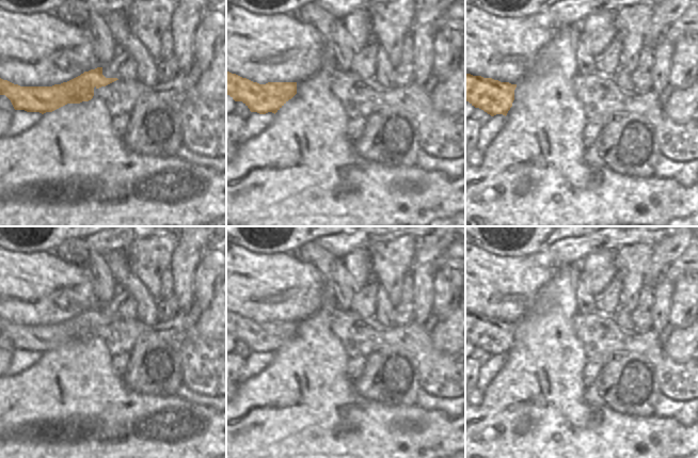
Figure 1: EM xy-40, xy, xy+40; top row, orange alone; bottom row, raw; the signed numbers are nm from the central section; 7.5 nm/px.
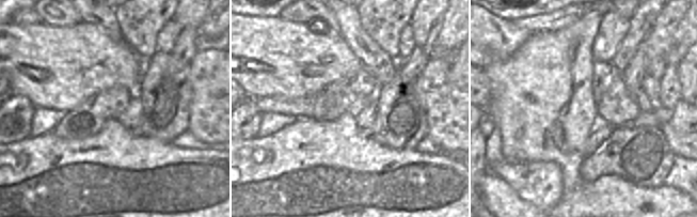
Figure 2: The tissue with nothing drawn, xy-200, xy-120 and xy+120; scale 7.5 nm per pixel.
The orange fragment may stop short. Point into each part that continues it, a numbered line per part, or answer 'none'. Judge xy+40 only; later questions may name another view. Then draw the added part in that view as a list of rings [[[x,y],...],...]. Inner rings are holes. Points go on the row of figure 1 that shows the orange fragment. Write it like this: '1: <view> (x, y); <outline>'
none

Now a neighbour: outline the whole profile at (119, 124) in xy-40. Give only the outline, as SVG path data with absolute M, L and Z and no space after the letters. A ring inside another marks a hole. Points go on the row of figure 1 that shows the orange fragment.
M121 114L118 116L113 116L111 120L111 128L113 132L118 137L123 138L127 128L128 122L130 120L130 114Z

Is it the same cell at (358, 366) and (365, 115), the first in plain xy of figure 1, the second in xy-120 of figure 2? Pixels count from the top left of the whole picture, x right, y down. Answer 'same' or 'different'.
same

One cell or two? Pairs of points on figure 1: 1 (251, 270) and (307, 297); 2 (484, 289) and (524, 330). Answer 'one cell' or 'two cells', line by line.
1: one cell
2: two cells

